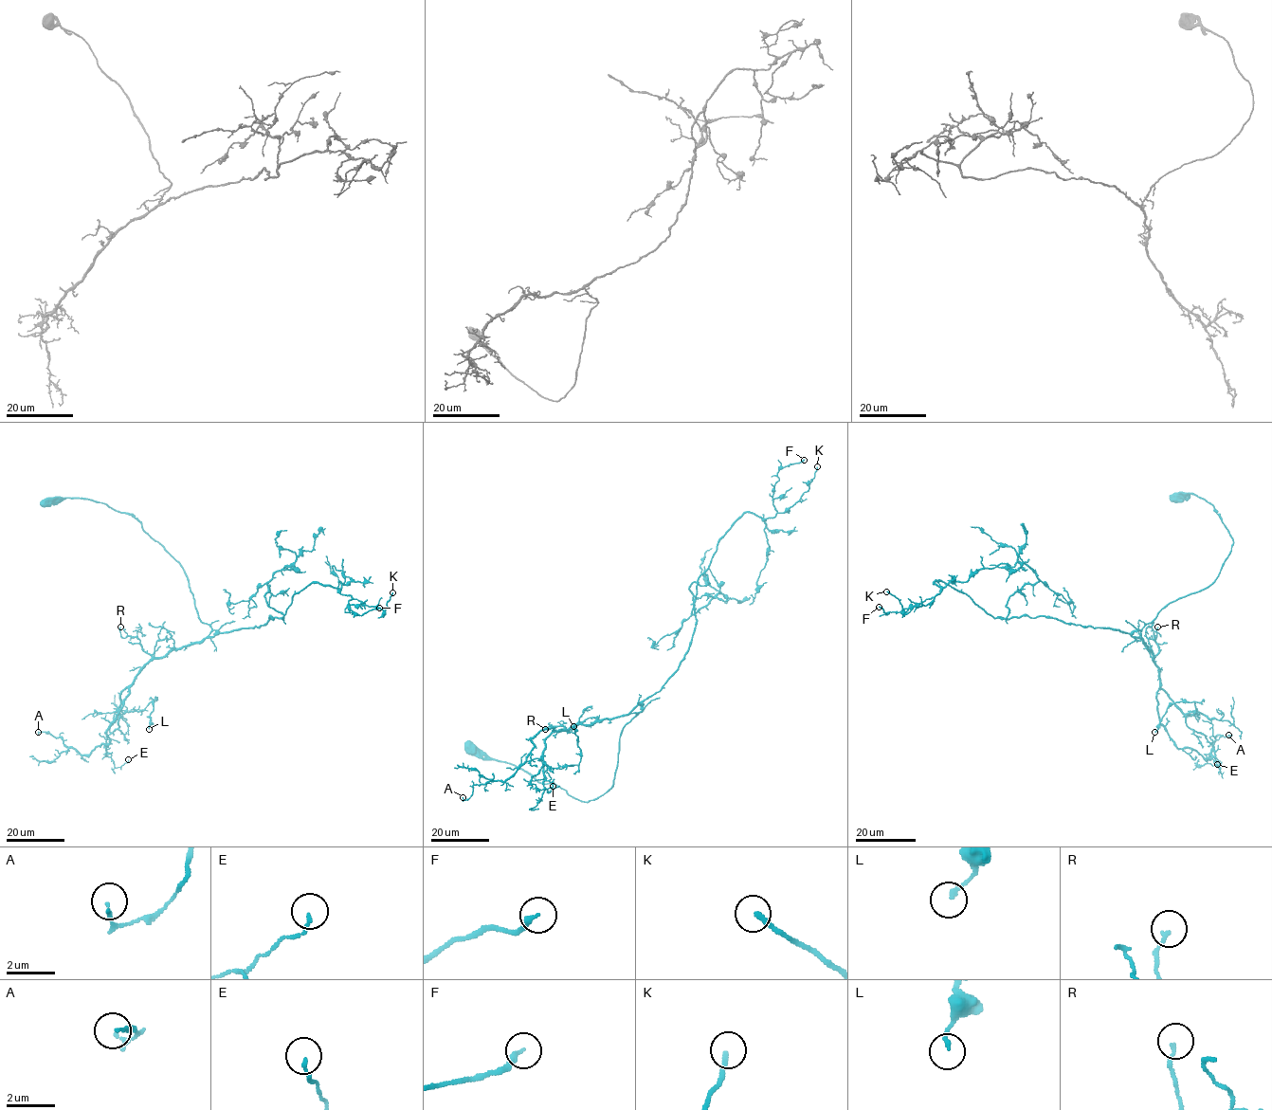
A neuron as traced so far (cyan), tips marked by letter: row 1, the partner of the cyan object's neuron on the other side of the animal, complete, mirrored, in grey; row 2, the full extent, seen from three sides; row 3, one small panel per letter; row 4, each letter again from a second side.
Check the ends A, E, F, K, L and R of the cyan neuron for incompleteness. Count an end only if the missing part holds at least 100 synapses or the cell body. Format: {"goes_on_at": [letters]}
{"goes_on_at": []}

